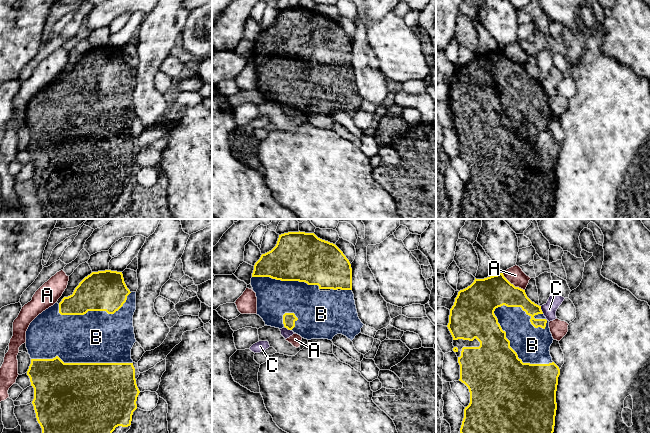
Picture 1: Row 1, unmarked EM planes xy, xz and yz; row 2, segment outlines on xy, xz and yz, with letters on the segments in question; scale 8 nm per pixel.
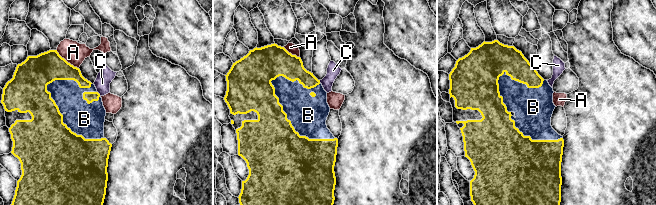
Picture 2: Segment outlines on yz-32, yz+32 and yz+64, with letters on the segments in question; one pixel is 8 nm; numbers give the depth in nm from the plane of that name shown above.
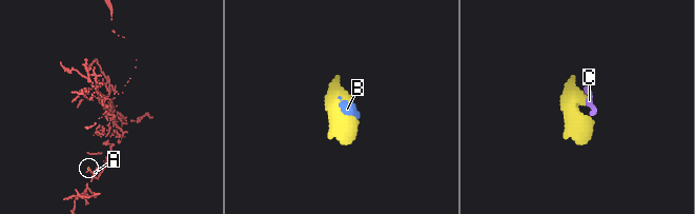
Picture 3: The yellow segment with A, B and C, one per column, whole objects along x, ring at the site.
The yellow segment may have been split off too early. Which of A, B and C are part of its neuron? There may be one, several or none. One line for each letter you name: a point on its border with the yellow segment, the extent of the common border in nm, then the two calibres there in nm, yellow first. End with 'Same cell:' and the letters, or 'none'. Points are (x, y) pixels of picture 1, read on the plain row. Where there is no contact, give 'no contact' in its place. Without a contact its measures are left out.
B: meets yellow in yz at (513, 126); contact 650 nm long; 480 nm thick on the yellow side, 280 nm on the other
Same cell: B

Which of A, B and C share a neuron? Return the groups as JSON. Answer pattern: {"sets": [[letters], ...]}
{"sets": [["A"], ["B"], ["C"]]}

